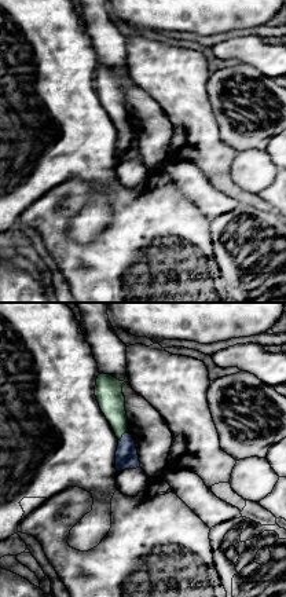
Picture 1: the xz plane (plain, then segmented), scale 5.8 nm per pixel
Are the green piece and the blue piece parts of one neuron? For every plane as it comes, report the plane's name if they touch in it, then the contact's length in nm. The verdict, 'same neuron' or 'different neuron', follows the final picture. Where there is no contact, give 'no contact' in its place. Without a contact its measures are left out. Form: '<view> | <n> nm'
xz | 80 nm

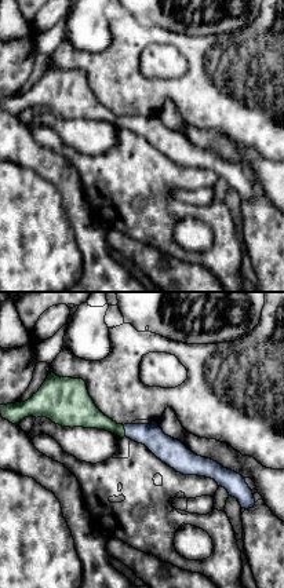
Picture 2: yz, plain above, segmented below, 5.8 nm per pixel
yz | 70 nm

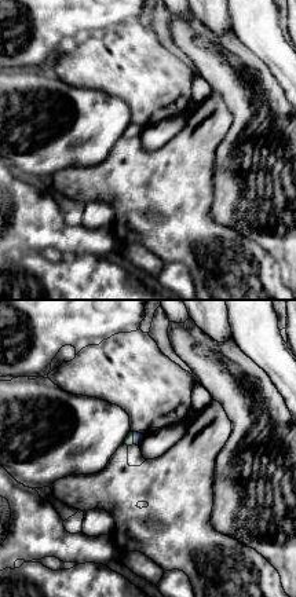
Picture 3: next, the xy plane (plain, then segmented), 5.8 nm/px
xy | 70 nm

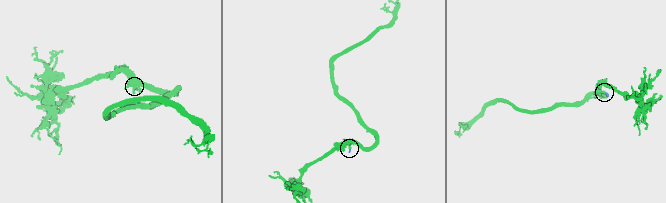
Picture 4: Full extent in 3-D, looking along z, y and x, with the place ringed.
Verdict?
same neuron

